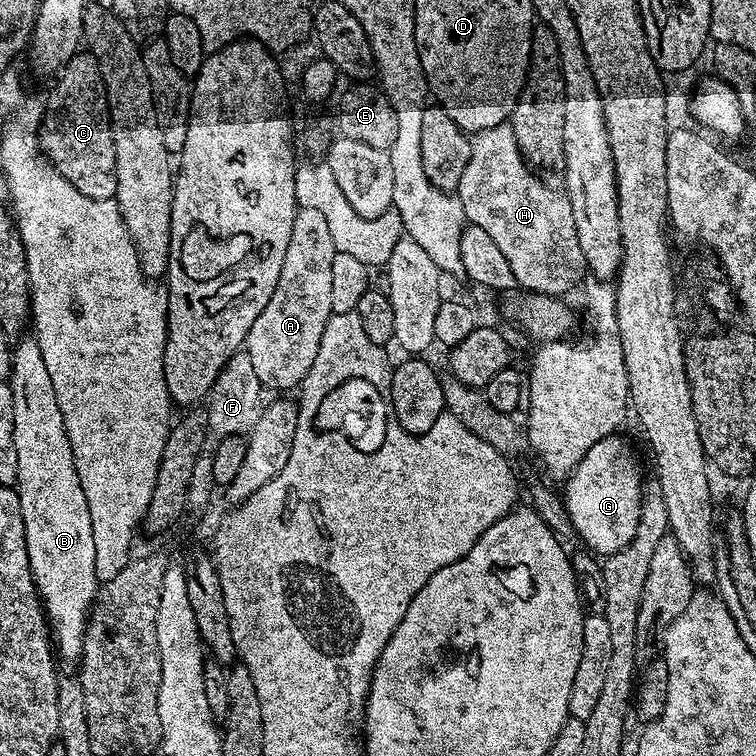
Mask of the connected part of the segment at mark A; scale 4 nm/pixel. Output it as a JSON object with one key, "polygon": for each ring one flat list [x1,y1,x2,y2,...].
{"polygon":[[301,207,294,218,294,230,290,234,290,246,286,246,286,262,282,262,278,286,274,286,266,310,254,318,246,341,250,362,254,362,254,374,258,374,261,385,295,389,303,385,310,366,314,366,322,330,326,330,326,322,334,311,330,270,336,253,330,222,322,210]]}

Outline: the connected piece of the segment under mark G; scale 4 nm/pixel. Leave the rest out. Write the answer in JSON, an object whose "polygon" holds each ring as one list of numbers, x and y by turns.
{"polygon":[[613,434,594,442,594,446,586,450,582,462,578,462,578,466,572,469,567,480,568,485,562,488,564,505,579,539,584,539,600,558,612,556,618,550,622,550,622,546,629,544,638,530,646,483,644,484,643,478,640,477,640,468,636,465,636,456,632,453,631,446,620,434]]}

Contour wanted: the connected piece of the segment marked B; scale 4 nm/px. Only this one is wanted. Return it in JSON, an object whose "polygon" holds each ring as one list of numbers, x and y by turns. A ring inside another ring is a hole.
{"polygon":[[28,334,25,340,14,344,10,383,14,394,14,450,18,453,18,474,14,487,20,498,20,513,24,519,28,569,32,571,46,623,54,633,59,659,72,658,76,662,82,654,88,614,98,591,94,530,90,522,90,506,80,485,74,454,66,434,64,415,54,394,54,382,50,382,50,374,46,371,46,362,42,362,42,350,35,335]]}

